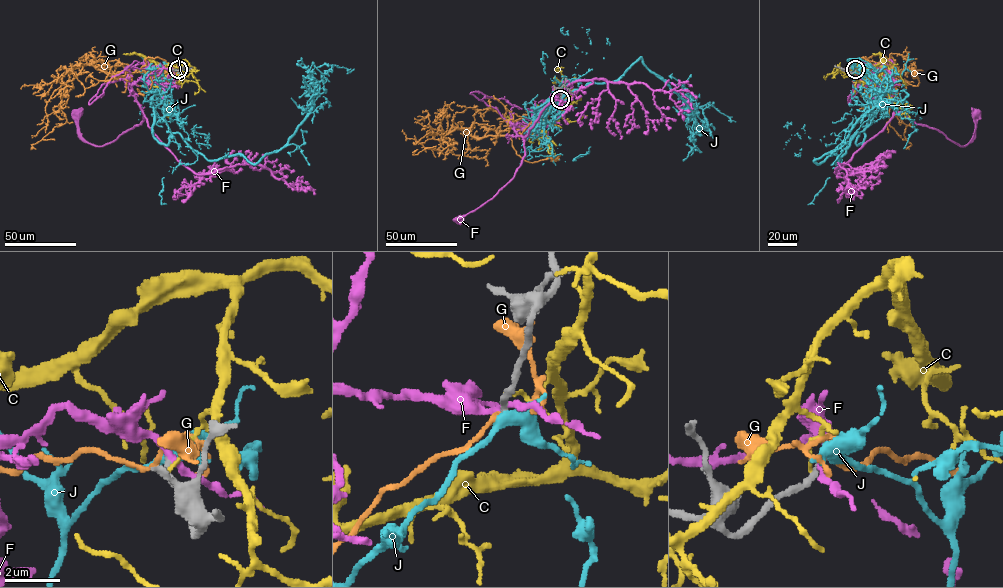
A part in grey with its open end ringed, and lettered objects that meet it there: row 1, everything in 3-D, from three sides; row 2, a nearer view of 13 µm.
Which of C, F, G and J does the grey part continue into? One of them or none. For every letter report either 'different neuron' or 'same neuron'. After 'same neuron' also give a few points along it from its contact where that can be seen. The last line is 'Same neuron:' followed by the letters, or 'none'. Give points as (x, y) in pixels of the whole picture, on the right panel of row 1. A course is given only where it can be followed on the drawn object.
C: different neuron
F: different neuron
G: different neuron
J: different neuron
Same neuron: none

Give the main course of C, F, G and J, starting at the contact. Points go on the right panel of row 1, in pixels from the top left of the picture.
C: (854, 70), (858, 60), (865, 67), (883, 62), (888, 70), (889, 97), (896, 104), (910, 108), (912, 105)
F: (855, 69), (875, 70), (883, 64), (878, 81), (893, 108), (960, 146), (973, 136), (976, 114)
G: (855, 69), (869, 72), (873, 67), (879, 73), (870, 72), (875, 80), (896, 78), (917, 86), (914, 73)
J: (855, 69), (874, 116), (839, 160), (831, 154), (816, 163), (879, 103), (884, 93), (860, 65), (878, 69)

